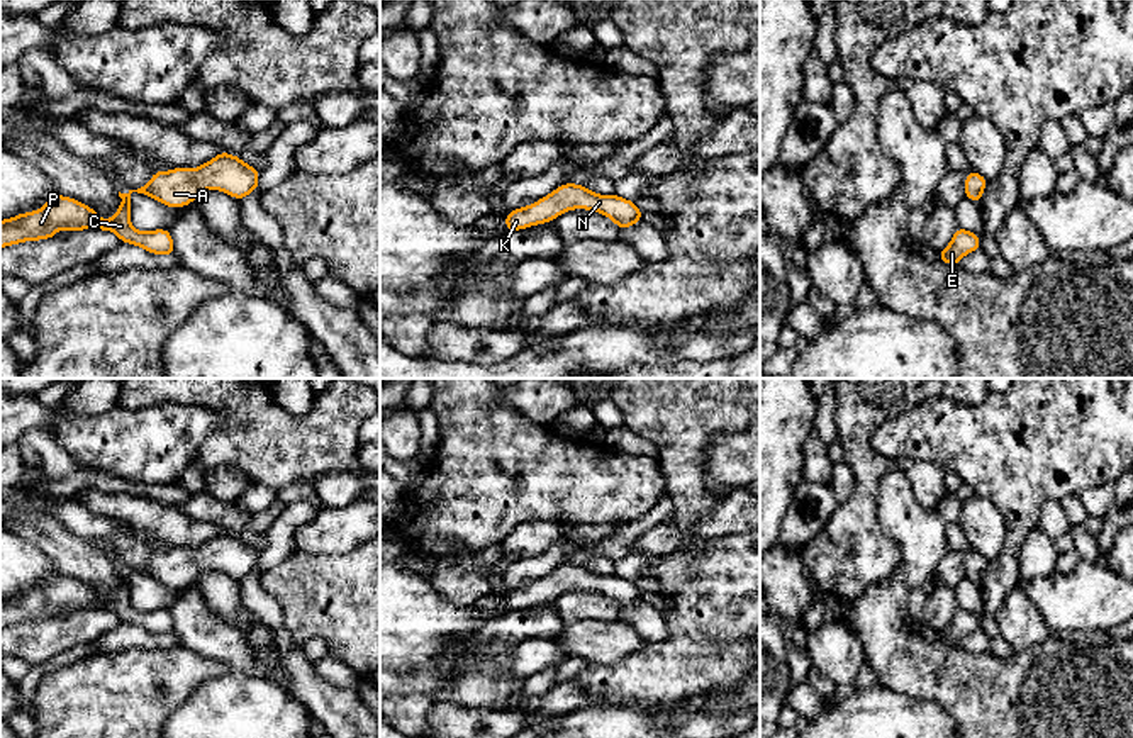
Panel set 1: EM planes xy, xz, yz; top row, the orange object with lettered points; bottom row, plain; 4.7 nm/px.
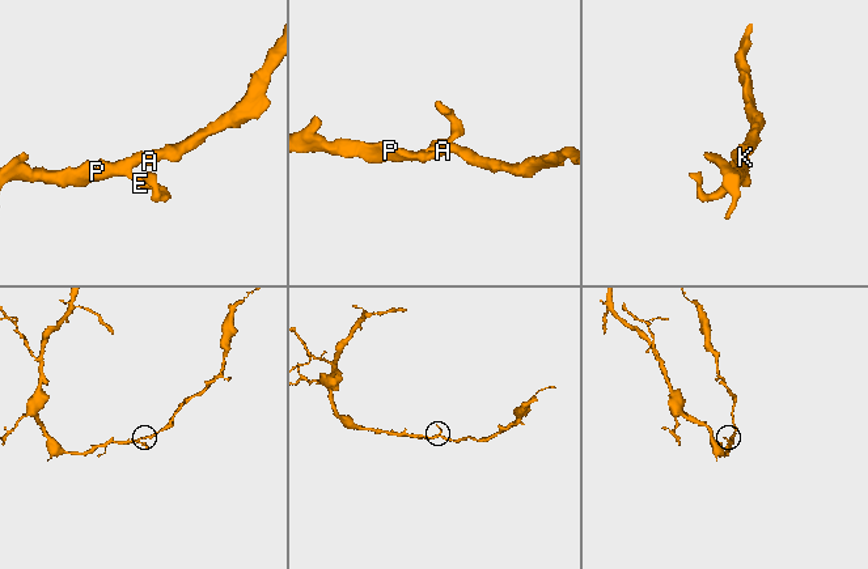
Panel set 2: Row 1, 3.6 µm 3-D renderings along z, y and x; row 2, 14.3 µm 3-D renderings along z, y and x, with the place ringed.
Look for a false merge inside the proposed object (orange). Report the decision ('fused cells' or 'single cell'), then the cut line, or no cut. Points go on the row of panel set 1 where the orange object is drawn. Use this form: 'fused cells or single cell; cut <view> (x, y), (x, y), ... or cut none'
single cell; cut none

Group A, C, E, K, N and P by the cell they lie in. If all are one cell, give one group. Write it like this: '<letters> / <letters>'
A C E K N P

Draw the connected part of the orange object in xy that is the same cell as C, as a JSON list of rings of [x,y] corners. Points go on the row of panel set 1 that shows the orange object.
[[[219,151],[219,154],[198,168],[173,168],[154,171],[153,178],[137,190],[120,193],[122,205],[110,221],[103,221],[92,207],[54,193],[41,210],[19,214],[0,221],[0,248],[24,241],[51,239],[59,229],[70,232],[81,229],[112,231],[122,243],[141,246],[153,254],[176,254],[168,229],[141,232],[131,226],[131,193],[153,197],[163,205],[180,209],[193,204],[204,190],[220,190],[243,200],[258,190],[260,171],[241,158]]]

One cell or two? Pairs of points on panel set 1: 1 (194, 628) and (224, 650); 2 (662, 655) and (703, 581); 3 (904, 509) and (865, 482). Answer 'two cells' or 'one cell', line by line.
1: one cell
2: one cell
3: two cells

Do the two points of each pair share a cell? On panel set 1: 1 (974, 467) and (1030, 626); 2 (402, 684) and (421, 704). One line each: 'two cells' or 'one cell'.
1: two cells
2: two cells

